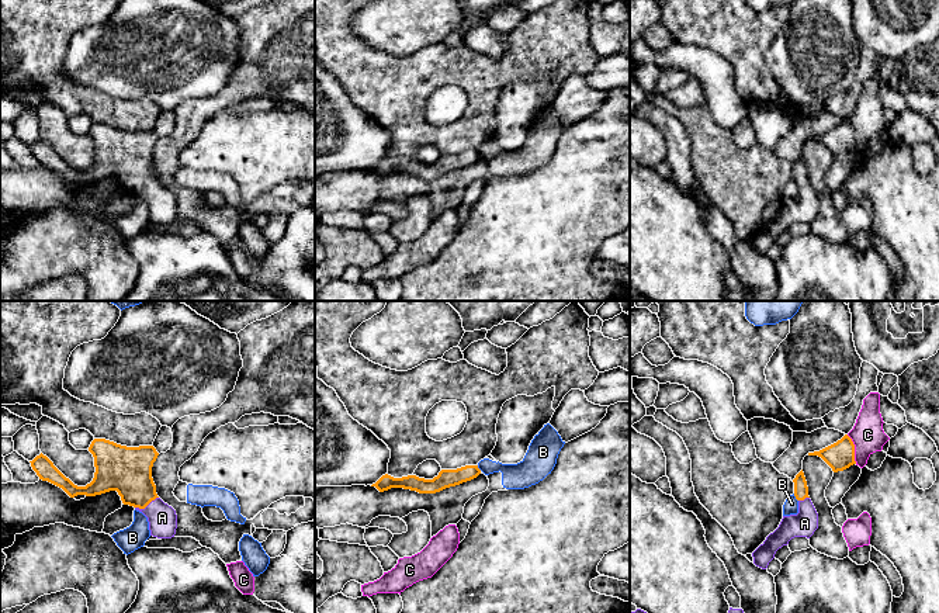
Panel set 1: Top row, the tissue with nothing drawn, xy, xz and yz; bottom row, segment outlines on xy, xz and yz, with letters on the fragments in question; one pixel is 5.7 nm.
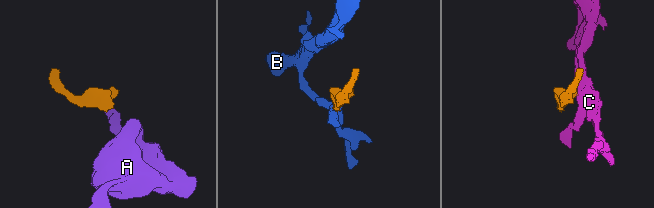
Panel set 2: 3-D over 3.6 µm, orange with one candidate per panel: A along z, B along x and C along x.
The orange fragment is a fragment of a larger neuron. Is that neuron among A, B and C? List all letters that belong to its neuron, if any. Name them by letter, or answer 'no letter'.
A

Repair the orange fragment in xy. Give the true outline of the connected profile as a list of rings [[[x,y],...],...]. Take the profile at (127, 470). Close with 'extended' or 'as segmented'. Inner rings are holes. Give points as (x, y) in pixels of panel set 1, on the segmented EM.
[[[94,439],[89,447],[94,457],[94,478],[86,486],[75,485],[42,453],[31,463],[39,479],[62,488],[70,498],[96,496],[117,491],[124,505],[142,512],[150,536],[171,538],[177,529],[176,510],[156,493],[152,467],[159,453],[153,446],[127,447],[105,439]]] | extended

